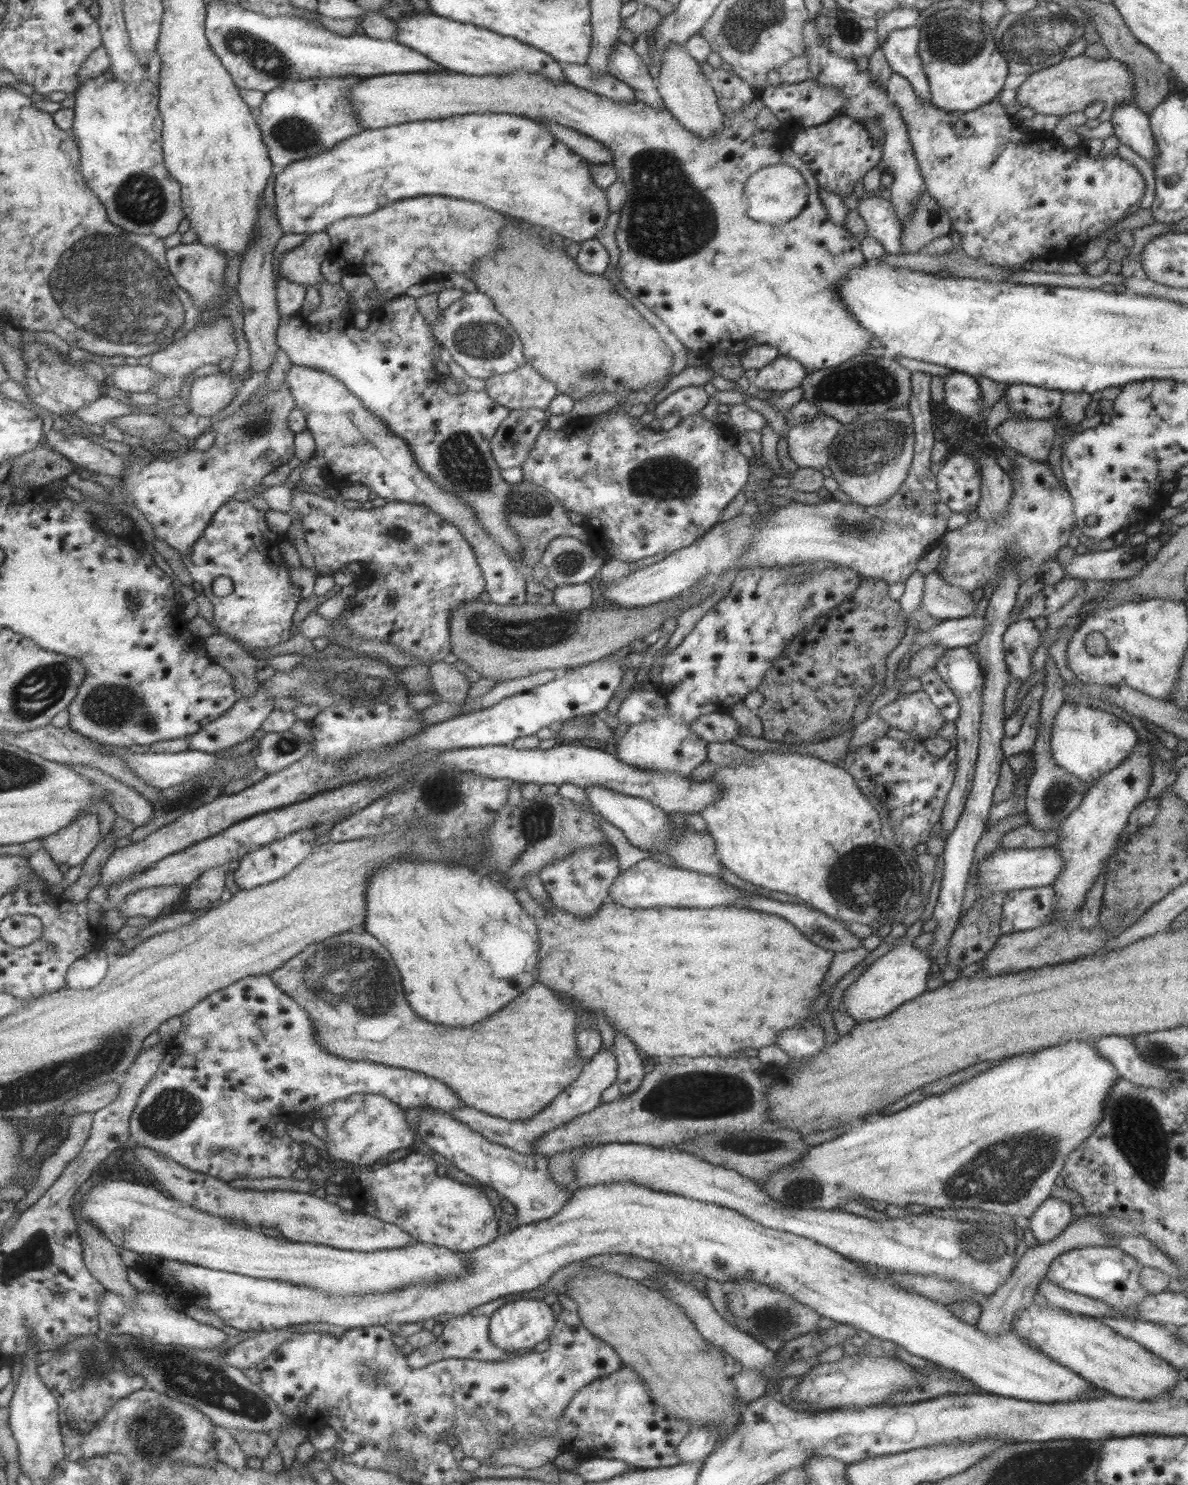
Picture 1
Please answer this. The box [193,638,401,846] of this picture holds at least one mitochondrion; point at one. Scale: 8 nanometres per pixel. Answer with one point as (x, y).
(343, 675)

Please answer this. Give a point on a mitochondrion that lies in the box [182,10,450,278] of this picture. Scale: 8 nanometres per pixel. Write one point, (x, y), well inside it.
(262, 58)

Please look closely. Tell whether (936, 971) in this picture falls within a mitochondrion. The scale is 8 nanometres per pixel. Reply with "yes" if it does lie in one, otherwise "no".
no

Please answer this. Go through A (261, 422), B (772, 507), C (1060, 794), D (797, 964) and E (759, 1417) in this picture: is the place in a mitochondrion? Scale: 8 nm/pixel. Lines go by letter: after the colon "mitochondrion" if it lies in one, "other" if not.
A: mitochondrion
B: other
C: mitochondrion
D: other
E: other

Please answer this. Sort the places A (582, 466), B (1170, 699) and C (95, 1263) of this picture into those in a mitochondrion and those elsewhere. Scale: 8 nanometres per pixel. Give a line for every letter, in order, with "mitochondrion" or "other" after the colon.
A: other
B: other
C: other

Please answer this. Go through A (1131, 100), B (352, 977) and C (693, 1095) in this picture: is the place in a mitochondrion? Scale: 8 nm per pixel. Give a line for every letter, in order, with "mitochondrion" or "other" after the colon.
A: other
B: mitochondrion
C: mitochondrion

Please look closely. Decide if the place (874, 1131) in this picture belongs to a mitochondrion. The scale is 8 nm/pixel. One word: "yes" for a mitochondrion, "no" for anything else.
no

